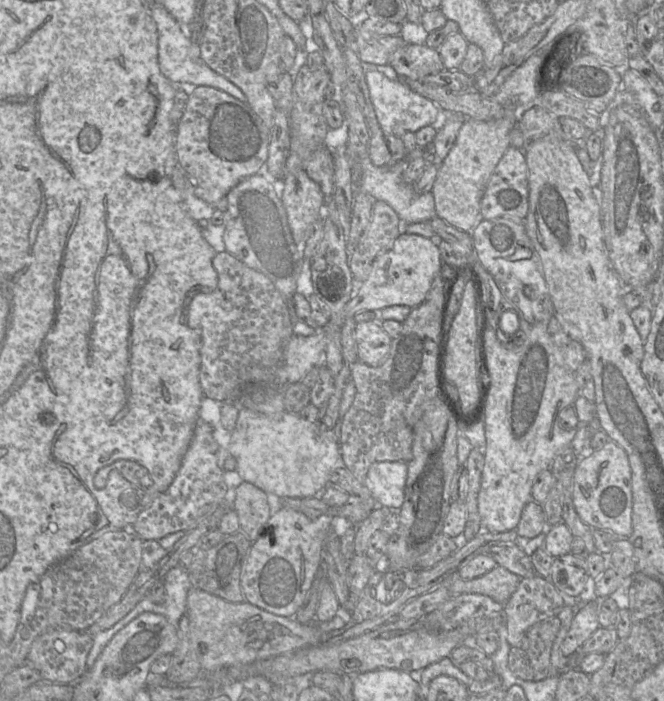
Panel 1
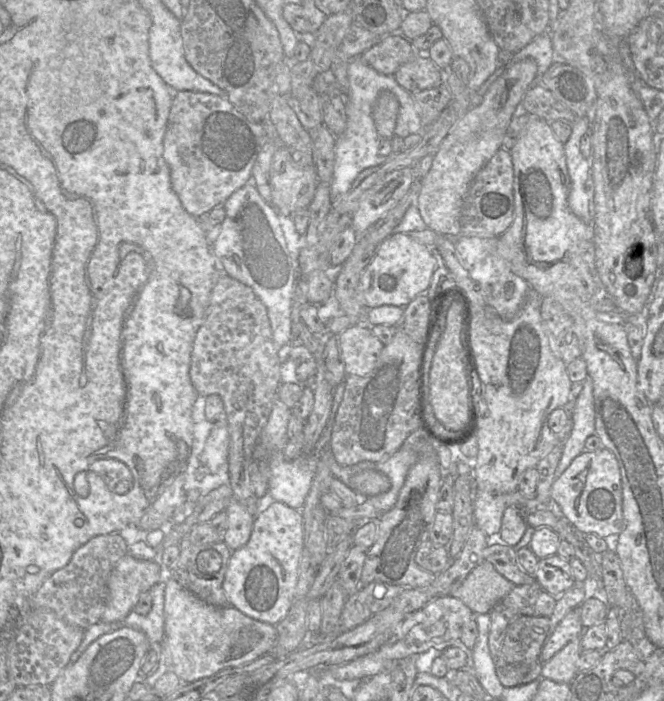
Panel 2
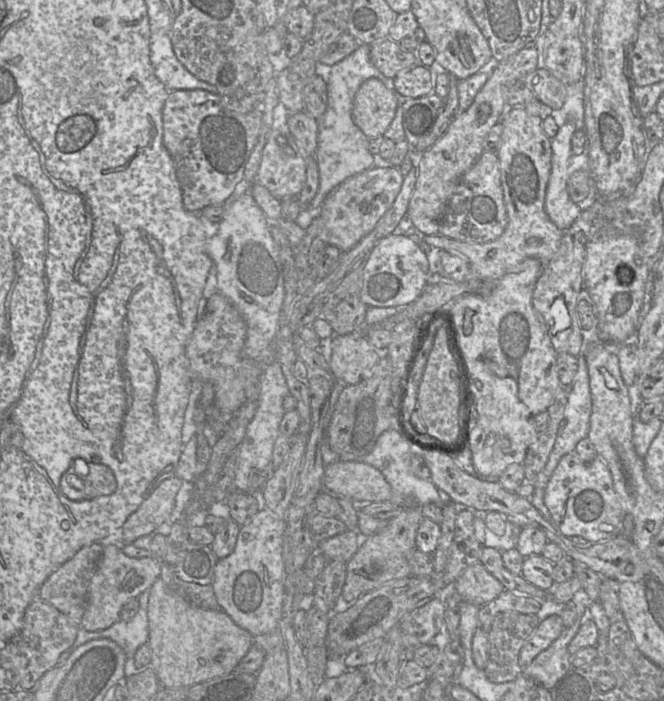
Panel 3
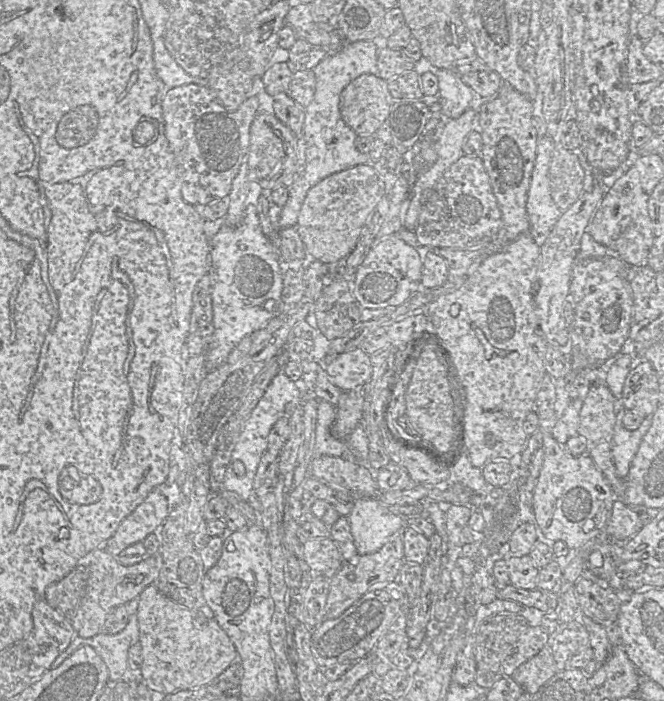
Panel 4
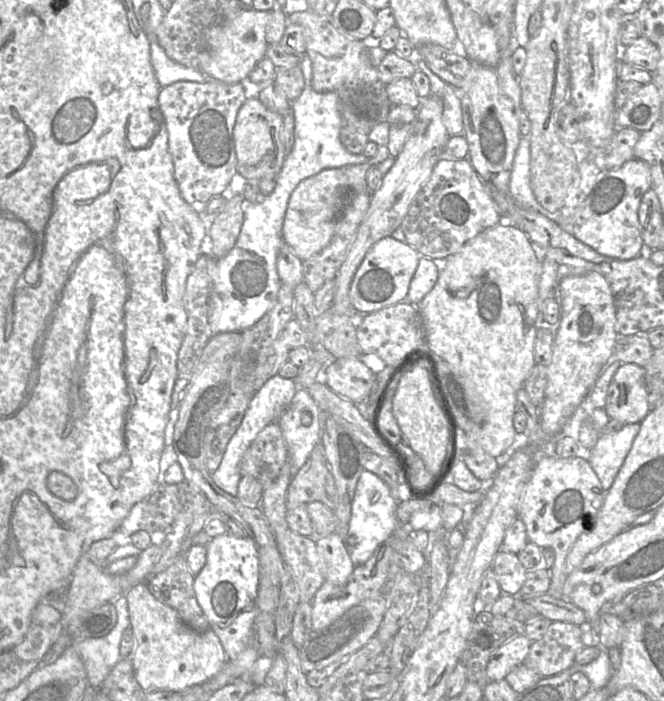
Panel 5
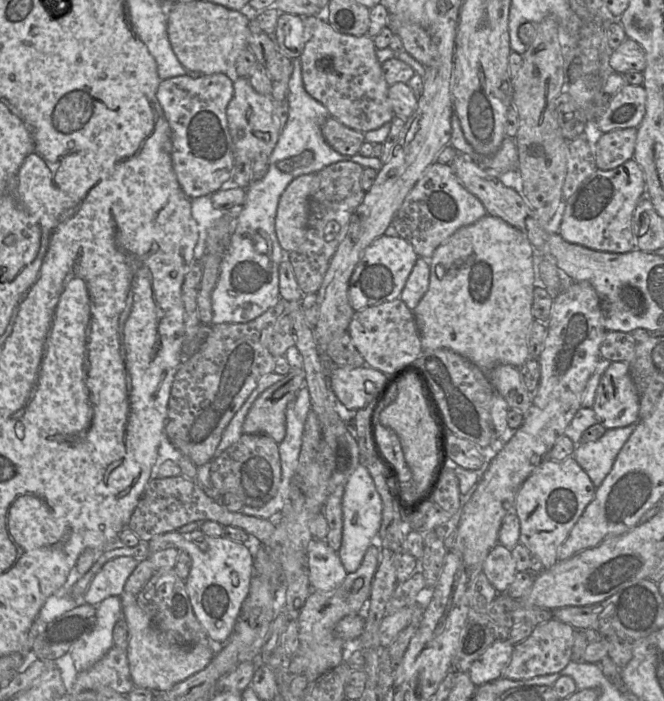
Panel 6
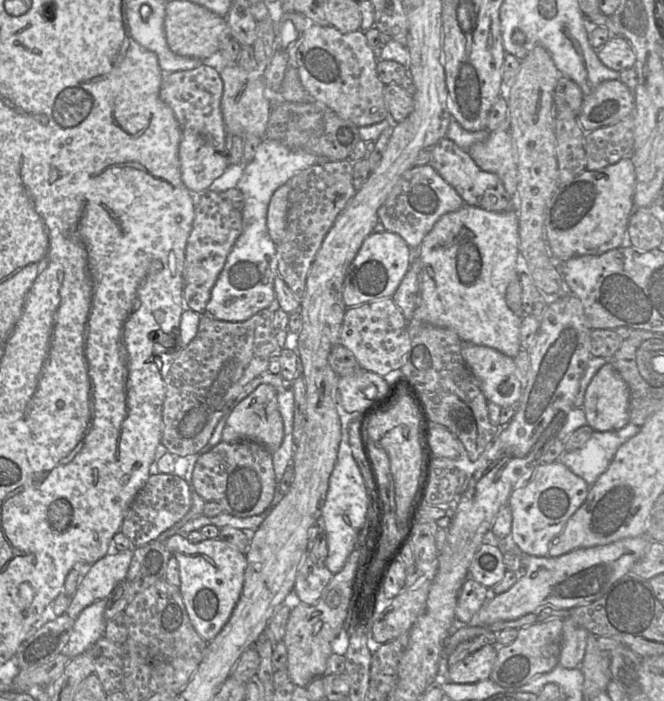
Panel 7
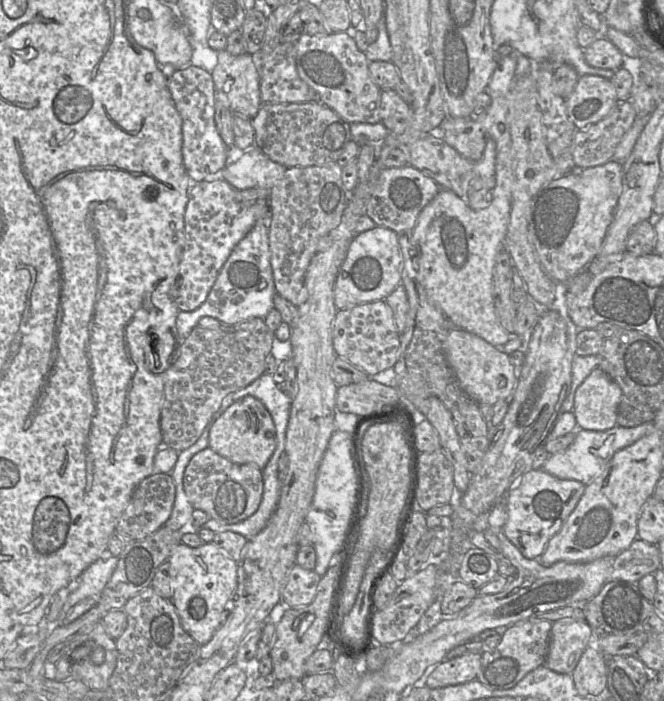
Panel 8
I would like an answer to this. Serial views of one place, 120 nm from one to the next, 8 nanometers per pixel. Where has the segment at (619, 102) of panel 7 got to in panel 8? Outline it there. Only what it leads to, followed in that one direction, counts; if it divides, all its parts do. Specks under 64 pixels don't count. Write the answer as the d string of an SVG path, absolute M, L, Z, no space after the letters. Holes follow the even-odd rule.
M597 75L579 76L573 92L565 100L568 116L578 130L606 117L618 102L610 79Z

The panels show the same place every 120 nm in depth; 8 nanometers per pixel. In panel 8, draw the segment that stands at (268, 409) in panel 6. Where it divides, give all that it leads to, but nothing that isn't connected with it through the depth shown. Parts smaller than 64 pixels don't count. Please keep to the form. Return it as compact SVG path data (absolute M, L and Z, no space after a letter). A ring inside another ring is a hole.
M245 396L228 407L213 423L209 432L209 448L237 464L254 464L261 470L267 465L277 446L277 433L271 414L253 396Z

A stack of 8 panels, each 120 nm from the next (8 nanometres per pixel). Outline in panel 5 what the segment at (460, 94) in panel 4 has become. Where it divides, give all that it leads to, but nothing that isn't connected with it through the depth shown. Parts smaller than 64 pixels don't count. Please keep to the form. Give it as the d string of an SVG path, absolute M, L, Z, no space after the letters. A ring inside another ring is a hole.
M416 48L416 58L407 59L412 60L417 67L417 70L423 72L427 75L430 81L431 94L438 96L444 105L443 110L443 124L448 132L448 139L453 136L464 136L464 126L463 126L463 116L462 116L462 104L460 99L460 91L452 87L445 81L443 81L439 76L433 73L429 67L423 62L420 58L417 57L417 48Z

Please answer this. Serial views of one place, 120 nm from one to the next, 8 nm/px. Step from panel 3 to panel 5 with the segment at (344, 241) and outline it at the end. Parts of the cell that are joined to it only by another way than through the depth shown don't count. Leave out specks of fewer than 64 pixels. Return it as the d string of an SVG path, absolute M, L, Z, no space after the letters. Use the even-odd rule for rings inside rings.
M344 167L324 169L305 178L292 191L286 209L282 239L301 259L307 260L319 253L330 242L339 212L339 202L348 190Z

